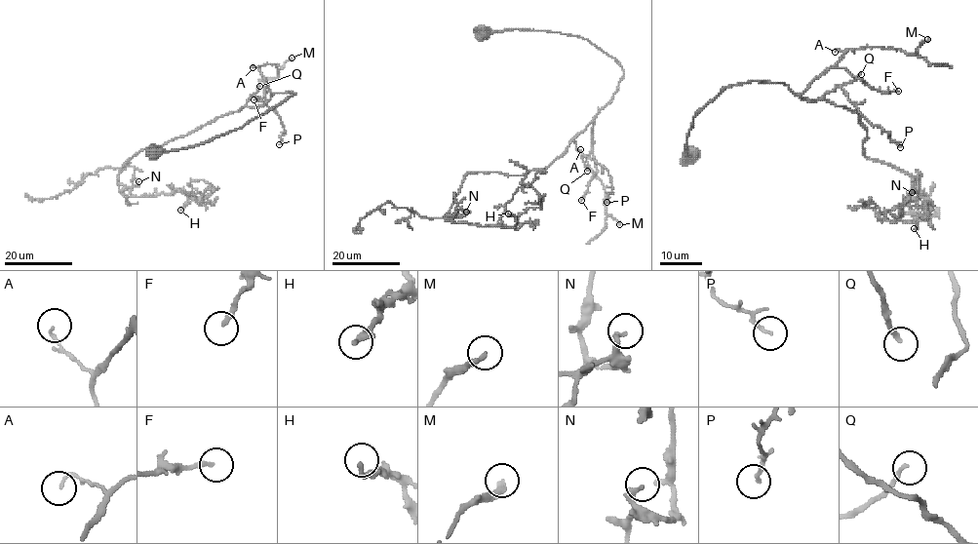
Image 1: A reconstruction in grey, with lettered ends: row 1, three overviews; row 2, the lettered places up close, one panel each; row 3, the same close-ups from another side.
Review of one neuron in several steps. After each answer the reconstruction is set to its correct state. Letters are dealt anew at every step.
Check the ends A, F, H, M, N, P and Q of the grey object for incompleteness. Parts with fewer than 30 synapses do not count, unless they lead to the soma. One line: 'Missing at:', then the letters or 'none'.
Missing at: F, Q

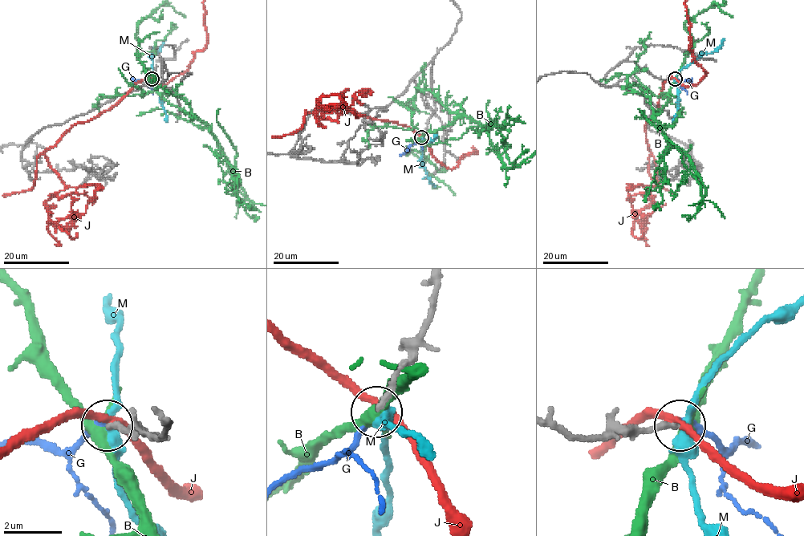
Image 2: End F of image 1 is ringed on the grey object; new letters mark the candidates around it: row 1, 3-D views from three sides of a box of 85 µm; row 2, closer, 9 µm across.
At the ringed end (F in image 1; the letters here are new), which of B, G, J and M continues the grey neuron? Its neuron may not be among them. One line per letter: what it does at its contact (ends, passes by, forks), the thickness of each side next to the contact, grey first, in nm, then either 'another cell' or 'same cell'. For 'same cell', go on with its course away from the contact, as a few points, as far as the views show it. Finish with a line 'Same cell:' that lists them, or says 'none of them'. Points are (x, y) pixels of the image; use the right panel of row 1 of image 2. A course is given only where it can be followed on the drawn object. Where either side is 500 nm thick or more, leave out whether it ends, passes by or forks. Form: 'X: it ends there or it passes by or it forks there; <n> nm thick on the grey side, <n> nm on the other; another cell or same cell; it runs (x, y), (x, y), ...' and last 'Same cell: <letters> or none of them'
B: it forks there; 200 nm thick on the grey side, 320 nm on the other; another cell
G: it ends there; 200 nm thick on the grey side, 220 nm on the other; same cell; it runs (675, 79), (679, 81), (690, 80), (693, 84)
J: it passes by; 220 nm thick on the grey side, 280 nm on the other; another cell
M: it passes by; 200 nm thick on the grey side, 340 nm on the other; another cell
Same cell: G

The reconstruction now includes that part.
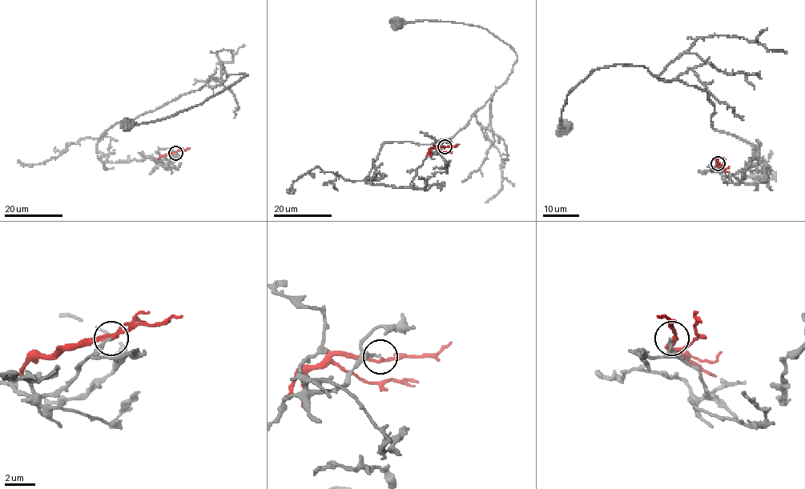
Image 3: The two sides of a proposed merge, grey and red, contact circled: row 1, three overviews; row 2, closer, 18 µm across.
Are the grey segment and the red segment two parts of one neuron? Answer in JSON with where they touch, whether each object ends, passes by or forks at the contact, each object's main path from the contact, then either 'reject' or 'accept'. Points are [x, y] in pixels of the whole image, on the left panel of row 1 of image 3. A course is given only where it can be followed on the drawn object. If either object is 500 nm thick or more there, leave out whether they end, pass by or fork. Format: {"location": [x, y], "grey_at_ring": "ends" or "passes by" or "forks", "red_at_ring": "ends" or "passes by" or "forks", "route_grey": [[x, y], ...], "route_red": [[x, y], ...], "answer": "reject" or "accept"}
{"location": [175, 153], "grey_at_ring": "ends", "red_at_ring": "passes by", "route_grey": [[175, 153], [165, 162], [102, 162], [96, 149], [115, 123], [247, 74], [169, 117], [126, 124]], "route_red": [[175, 153], [167, 154], [183, 147]], "answer": "reject"}

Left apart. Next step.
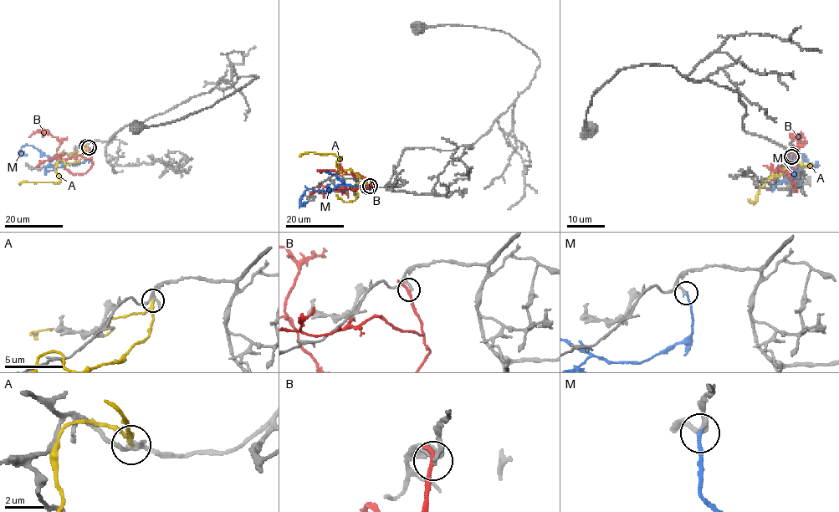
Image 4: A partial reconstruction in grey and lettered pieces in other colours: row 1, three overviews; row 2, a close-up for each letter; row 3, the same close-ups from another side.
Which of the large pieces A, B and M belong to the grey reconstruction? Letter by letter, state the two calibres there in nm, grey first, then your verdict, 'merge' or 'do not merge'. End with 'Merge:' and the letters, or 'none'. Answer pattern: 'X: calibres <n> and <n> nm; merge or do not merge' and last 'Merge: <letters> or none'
A: calibres 260 and 150 nm; do not merge
B: calibres 220 and 200 nm; do not merge
M: calibres 160 and 190 nm; do not merge
Merge: none

